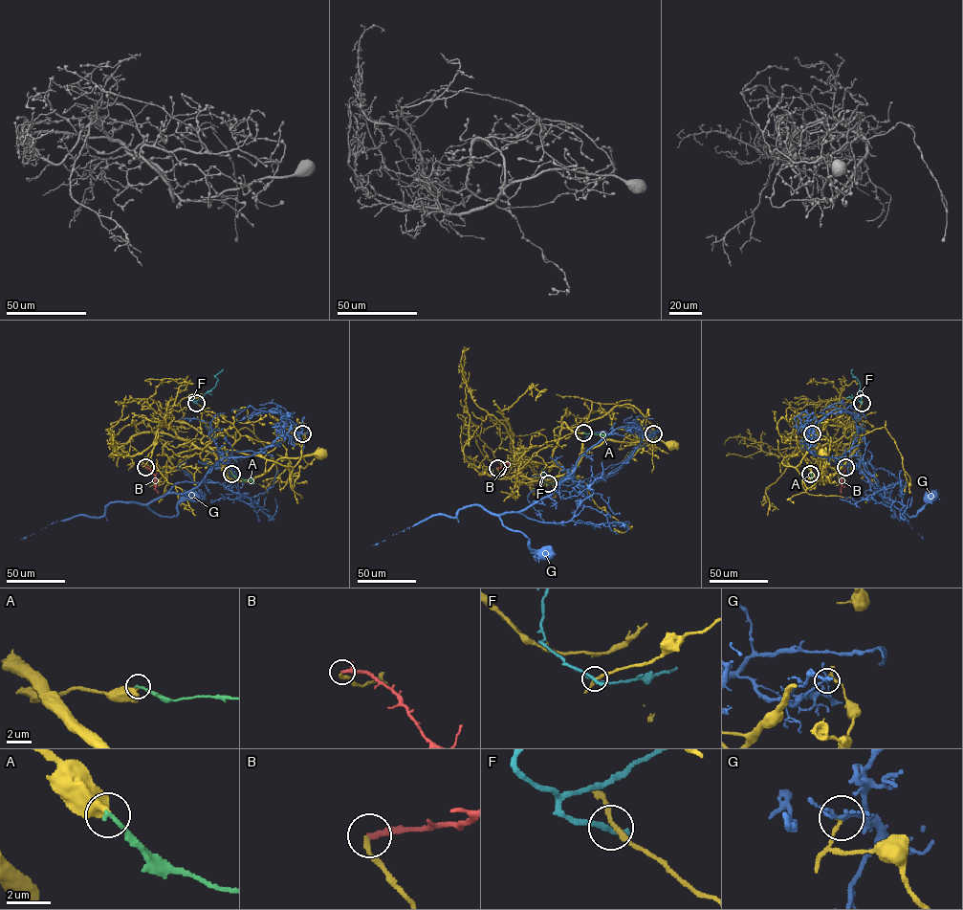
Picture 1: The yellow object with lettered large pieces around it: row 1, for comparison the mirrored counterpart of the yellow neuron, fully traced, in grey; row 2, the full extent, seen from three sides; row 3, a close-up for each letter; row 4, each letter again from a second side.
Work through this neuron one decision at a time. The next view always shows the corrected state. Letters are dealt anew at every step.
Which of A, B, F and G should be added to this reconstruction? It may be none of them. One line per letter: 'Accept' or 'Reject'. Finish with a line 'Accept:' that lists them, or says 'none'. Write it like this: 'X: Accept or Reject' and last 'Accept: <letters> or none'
A: Reject
B: Reject
F: Reject
G: Reject
Accept: none

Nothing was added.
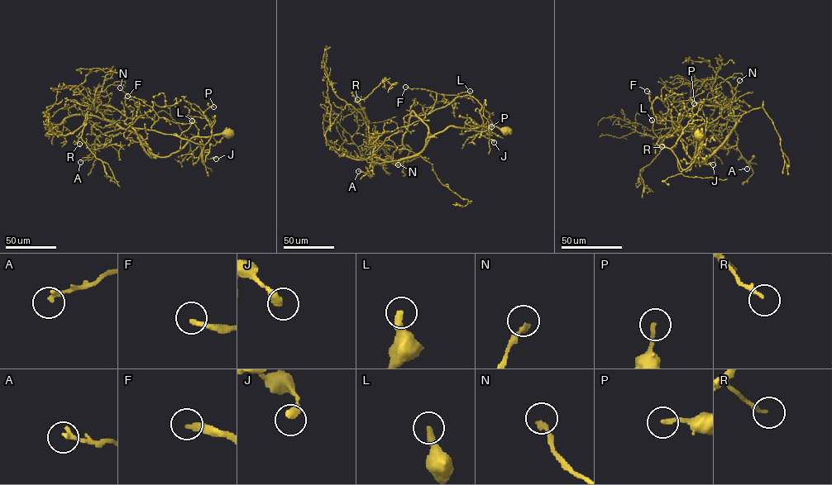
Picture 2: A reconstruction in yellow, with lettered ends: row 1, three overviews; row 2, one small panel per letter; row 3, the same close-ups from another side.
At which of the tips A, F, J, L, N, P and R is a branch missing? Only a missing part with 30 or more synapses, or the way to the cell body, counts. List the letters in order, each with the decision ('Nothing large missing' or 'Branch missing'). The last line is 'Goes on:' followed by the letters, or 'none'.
A: Nothing large missing
F: Branch missing
J: Nothing large missing
L: Branch missing
N: Nothing large missing
P: Nothing large missing
R: Nothing large missing
Goes on: F, L

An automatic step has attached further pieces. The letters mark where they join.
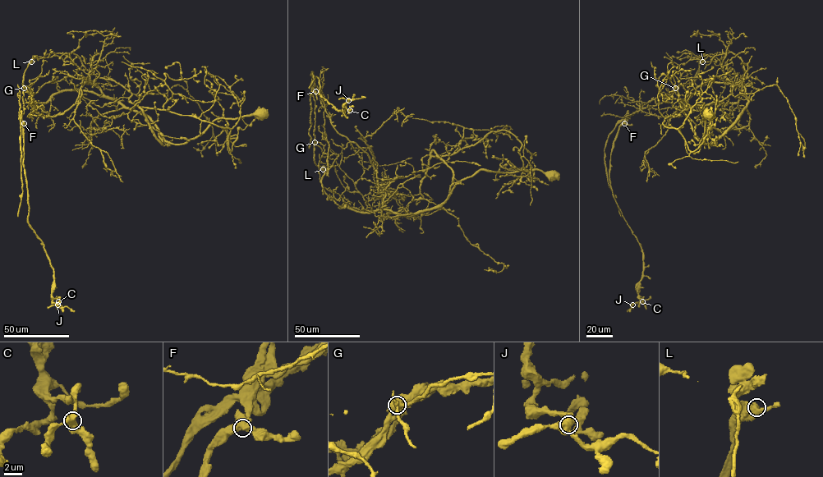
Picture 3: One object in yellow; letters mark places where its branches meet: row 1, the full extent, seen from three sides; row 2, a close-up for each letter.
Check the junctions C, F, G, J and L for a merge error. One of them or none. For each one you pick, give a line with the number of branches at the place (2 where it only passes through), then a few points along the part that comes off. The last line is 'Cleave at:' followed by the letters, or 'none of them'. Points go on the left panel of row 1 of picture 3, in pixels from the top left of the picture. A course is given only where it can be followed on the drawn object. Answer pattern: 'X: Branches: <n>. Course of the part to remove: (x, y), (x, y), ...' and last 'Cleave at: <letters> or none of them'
G: Branches: 4. Course of the part to remove: (24, 88), (21, 116), (28, 222), (43, 243), (53, 270), (52, 302), (75, 311)
Cleave at: G

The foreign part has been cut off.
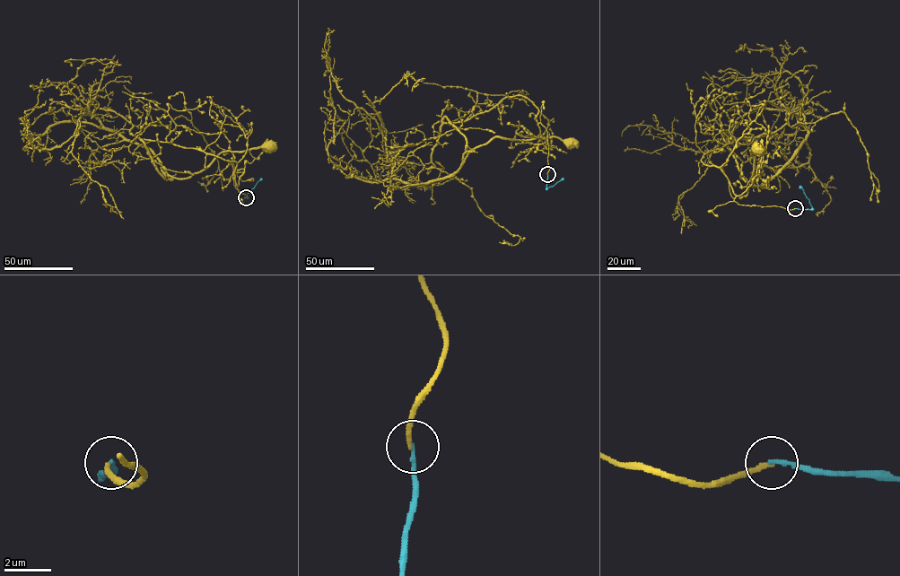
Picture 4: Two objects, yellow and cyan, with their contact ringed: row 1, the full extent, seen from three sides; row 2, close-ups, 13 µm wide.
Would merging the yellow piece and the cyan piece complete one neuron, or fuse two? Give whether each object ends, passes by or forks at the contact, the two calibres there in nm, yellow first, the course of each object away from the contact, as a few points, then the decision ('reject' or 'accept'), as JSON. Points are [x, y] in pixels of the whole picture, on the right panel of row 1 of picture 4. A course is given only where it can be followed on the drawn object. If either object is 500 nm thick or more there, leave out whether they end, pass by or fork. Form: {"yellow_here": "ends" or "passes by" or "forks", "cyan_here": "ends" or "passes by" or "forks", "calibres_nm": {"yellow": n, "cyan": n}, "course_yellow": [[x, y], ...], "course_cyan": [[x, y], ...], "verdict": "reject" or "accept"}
{"yellow_here": "ends", "cyan_here": "ends", "calibres_nm": {"yellow": 200, "cyan": 170}, "course_yellow": [[795, 208], [738, 204], [724, 172], [701, 161], [734, 140], [737, 167], [762, 186], [751, 181], [759, 148]], "course_cyan": [[795, 208], [811, 207], [799, 187]], "verdict": "accept"}

